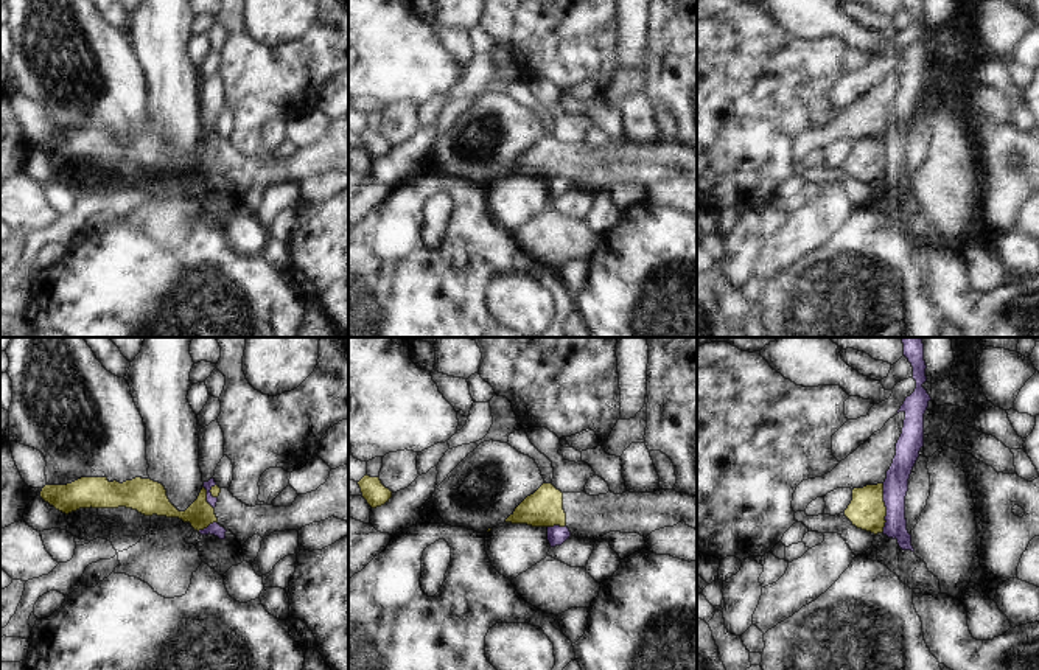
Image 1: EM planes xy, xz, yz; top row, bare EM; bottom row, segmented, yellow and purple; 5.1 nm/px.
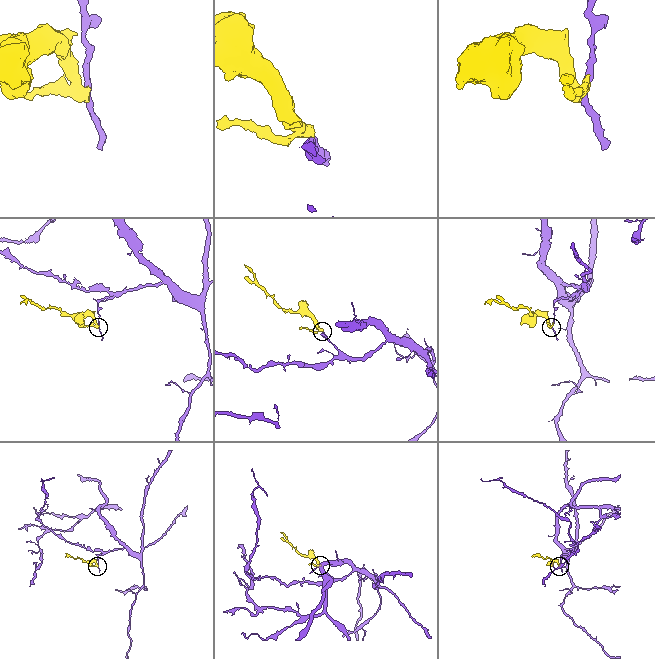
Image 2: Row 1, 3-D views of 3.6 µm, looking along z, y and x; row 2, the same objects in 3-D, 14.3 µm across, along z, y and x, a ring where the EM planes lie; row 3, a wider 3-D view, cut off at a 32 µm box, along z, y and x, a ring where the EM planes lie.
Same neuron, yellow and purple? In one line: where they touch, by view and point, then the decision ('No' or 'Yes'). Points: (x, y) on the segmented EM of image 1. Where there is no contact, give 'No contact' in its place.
Touches yellow at yz (885, 507). No

